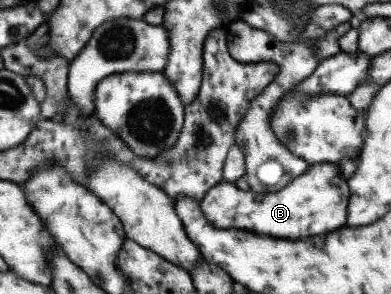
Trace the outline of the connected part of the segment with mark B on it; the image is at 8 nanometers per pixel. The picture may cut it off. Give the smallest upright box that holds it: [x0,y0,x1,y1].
[201,163,348,240]

